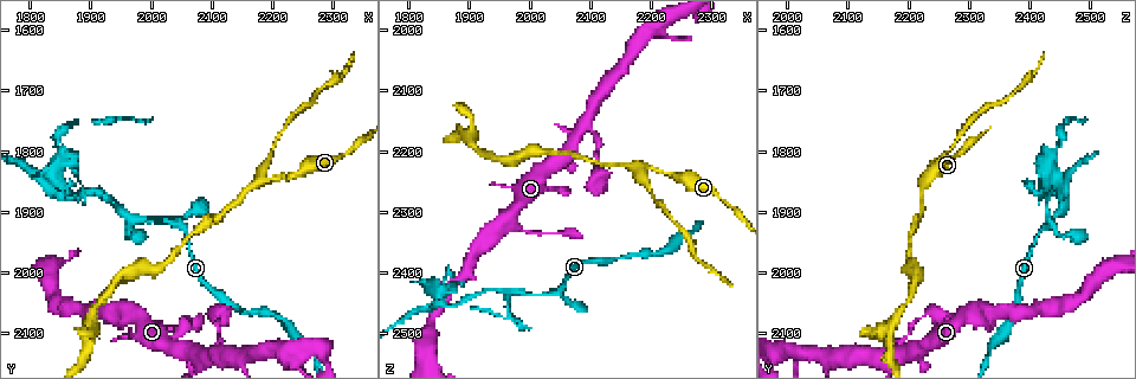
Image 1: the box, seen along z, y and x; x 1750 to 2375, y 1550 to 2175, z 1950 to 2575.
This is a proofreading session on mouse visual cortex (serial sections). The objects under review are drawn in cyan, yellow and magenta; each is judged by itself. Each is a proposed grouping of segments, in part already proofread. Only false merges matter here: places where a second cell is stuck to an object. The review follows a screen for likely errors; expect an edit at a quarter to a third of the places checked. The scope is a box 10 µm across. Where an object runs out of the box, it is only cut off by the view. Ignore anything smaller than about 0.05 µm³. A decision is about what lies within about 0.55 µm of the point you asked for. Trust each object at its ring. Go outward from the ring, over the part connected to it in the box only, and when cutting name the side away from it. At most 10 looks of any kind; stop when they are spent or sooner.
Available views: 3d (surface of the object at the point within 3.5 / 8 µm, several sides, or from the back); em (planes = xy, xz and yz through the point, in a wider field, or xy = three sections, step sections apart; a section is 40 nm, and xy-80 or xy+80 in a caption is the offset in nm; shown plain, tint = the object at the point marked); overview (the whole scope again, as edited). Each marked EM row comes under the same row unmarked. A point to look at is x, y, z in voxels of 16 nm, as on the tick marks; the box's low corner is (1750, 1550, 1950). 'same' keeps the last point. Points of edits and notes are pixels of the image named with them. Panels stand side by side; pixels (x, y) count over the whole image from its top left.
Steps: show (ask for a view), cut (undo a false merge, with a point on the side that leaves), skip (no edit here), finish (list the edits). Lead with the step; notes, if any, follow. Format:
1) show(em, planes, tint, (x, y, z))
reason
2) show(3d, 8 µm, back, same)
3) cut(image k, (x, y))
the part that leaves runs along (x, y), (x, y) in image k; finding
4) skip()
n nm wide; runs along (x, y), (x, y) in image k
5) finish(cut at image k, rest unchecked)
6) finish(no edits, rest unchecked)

show(3d, 3.5 µm, (2185, 1845, 2230))
three arms meet

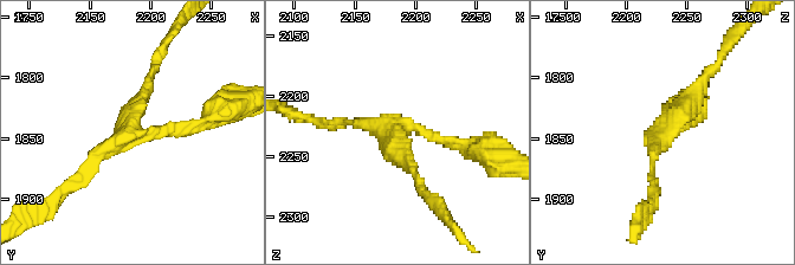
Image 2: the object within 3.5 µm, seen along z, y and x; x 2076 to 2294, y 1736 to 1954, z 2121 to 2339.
show(em, xy, step 1, tint, (2188, 1844, 2226))
3 arms; arms of 100, 150, 200 nm

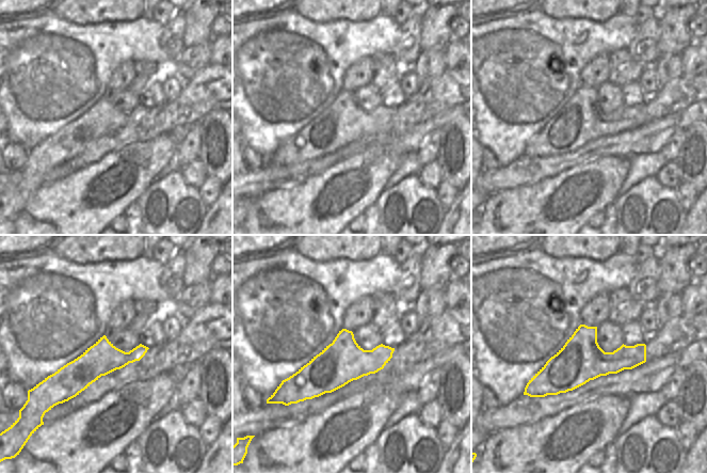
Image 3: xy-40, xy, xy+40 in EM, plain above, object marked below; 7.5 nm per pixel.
skip()
runs along (206, 122), (127, 133), (76, 180) in image 2; one cell here

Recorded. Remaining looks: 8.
show(3d, 3.5 µm, (2050, 1920, 2430))
thin neck

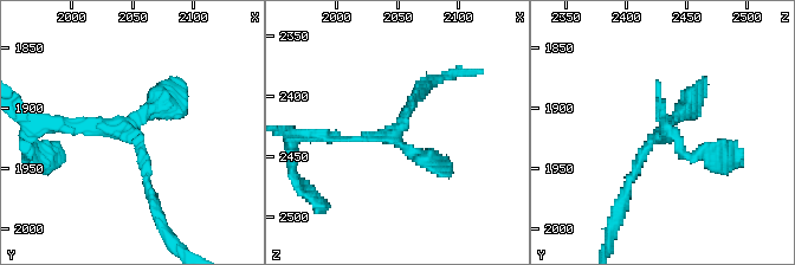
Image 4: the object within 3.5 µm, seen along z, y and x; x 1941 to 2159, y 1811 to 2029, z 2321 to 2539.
show(em, xy, step 1, tint, (2046, 1922, 2430))
now the EM

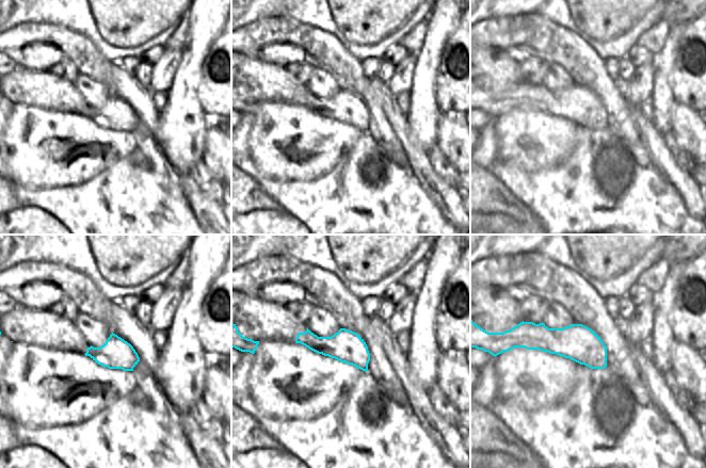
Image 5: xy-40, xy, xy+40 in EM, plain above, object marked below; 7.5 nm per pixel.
skip()
240 nm wide; runs along (152, 194), (127, 133), (46, 125) in image 4; one cell here

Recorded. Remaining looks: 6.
show(3d, 3.5 µm, (1845, 1860, 2455))
branch point

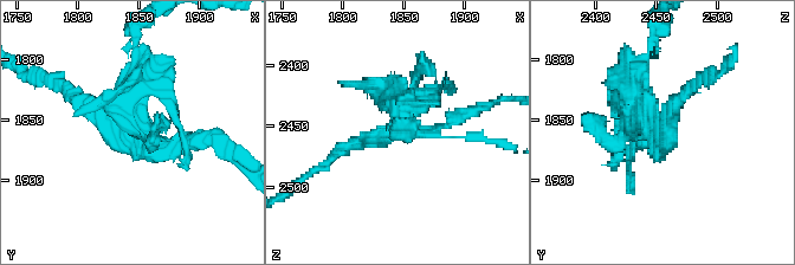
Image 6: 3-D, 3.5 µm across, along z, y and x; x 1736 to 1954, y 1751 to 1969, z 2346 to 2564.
show(em, xy, step 3, tint, same)

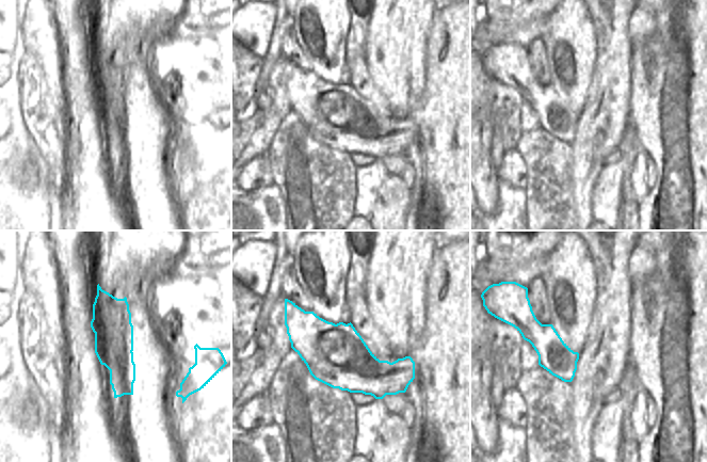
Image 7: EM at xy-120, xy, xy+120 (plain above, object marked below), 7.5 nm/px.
show(em, xy, step 1, tint, same)
another direction

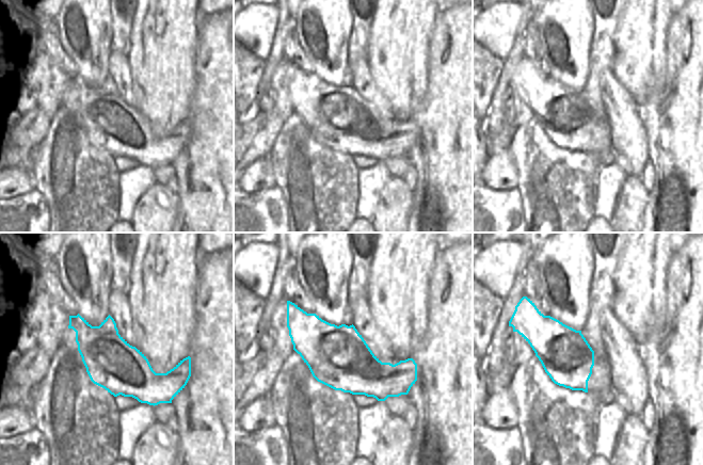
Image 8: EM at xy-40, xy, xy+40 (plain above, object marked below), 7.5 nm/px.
cut(image 6, (116, 108))
the part that leaves runs along (139, 133), (135, 31) in image 6; a second cell is stuck on

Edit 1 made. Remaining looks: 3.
show(overview)

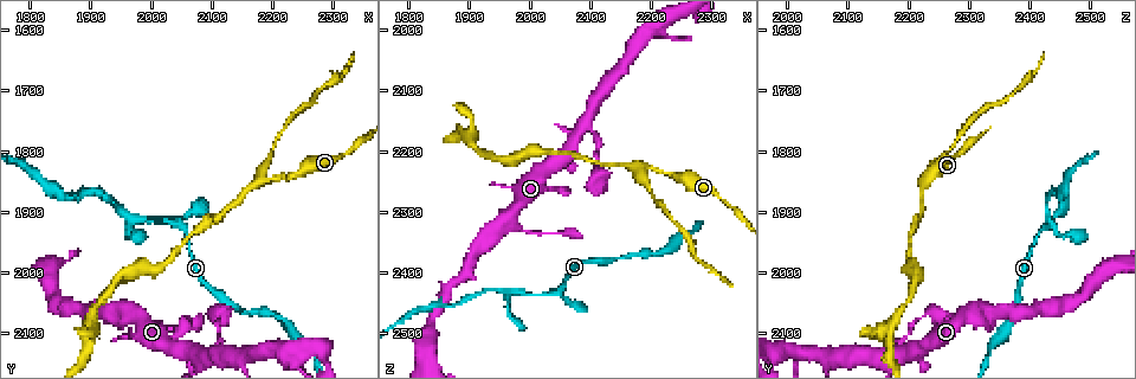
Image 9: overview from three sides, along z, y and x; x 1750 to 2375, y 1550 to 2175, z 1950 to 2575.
show(3d, 3.5 µm, (2010, 2095, 2330))
narrows sharply

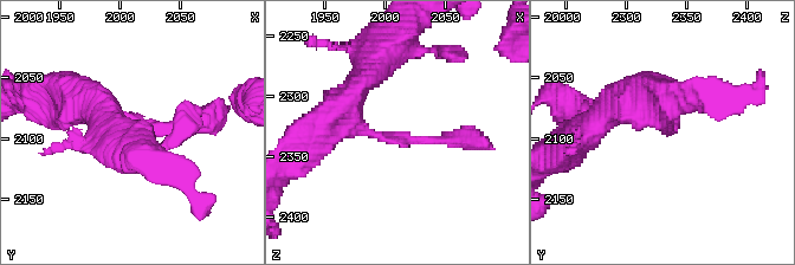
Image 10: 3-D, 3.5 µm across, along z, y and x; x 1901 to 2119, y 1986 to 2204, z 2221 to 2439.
show(em, xy, step 2, tint, (2008, 2092, 2334))

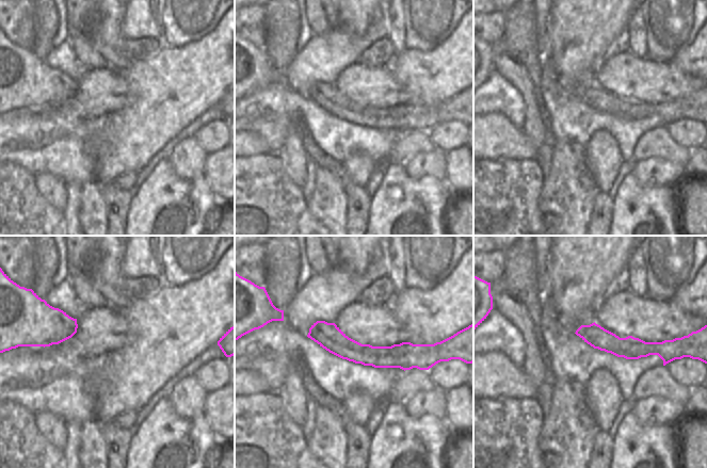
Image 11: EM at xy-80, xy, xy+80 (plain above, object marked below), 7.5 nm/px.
skip()
runs along (342, 107), (379, 136), (477, 140) in image 10; one cell here

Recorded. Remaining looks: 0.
finish(cut at image 6, rest unchecked)

